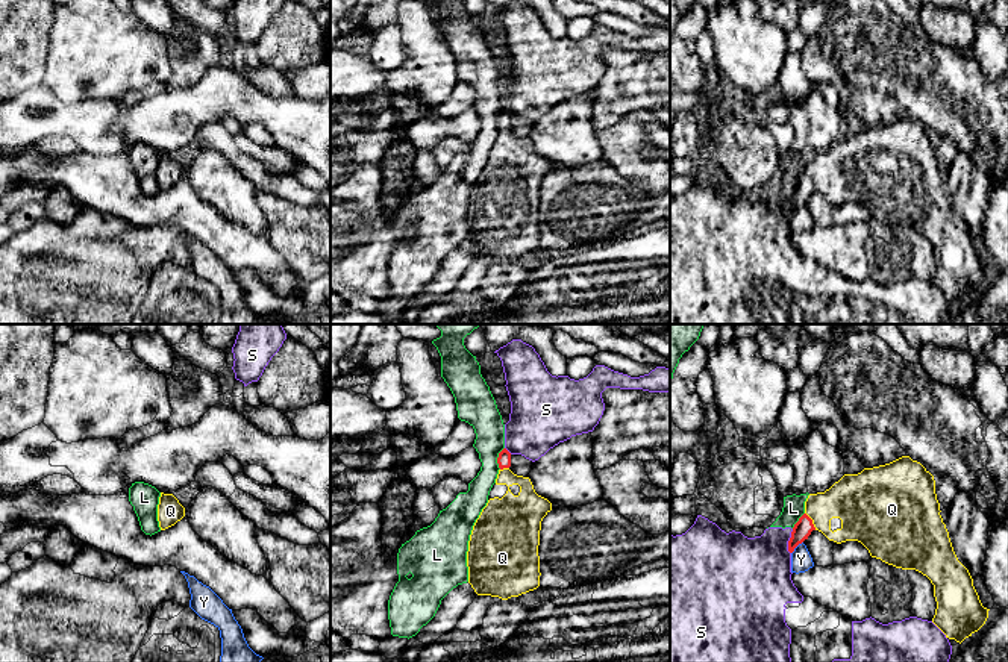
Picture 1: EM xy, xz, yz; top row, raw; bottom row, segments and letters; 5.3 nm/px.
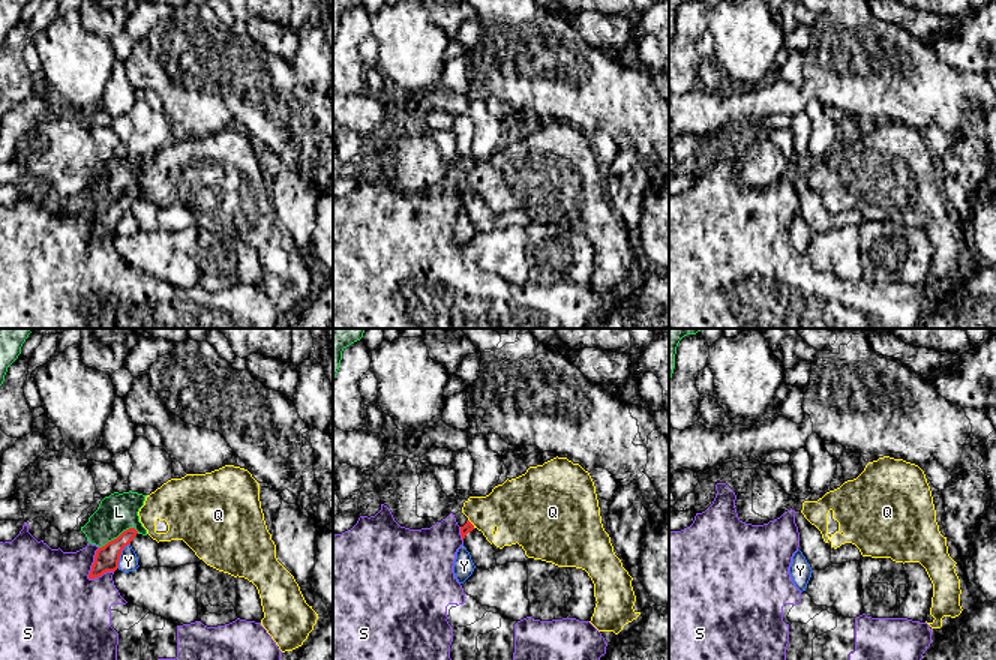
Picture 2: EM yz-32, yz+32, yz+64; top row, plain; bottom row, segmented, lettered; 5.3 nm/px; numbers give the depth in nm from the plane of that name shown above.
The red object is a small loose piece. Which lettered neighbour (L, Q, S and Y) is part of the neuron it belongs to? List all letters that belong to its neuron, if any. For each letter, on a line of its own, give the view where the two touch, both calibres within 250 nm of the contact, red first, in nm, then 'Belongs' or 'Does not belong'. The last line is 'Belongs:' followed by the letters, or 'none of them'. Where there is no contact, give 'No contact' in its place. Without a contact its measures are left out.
L: Touches red in xz. Thickness 70 nm (red) against 170 nm. Does not belong
Q: Touches red in yz. Thickness 100 nm (red) against 240 nm. Belongs
S: Touches red in yz. Thickness 100 nm (red) against 380 nm. Does not belong
Y: Touches red in yz. Thickness 100 nm (red) against 110 nm. Does not belong
Belongs: Q

